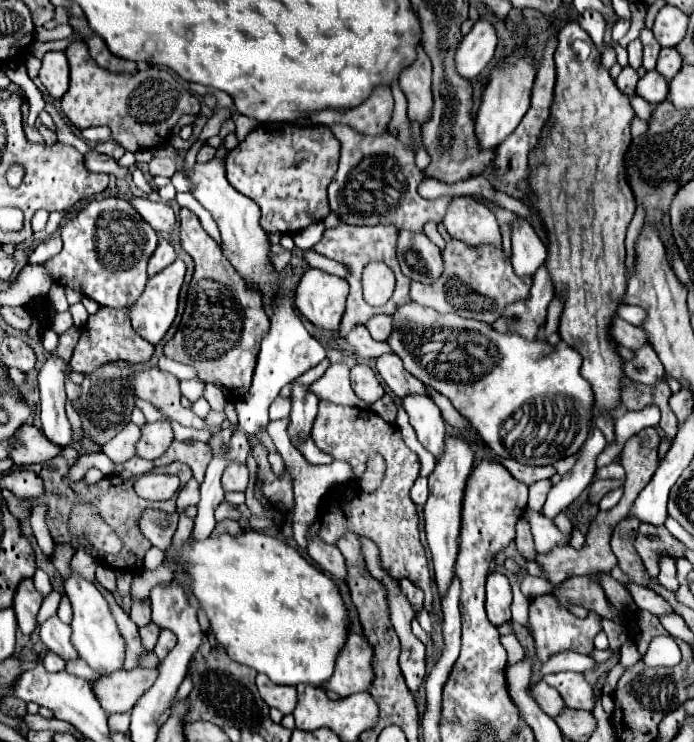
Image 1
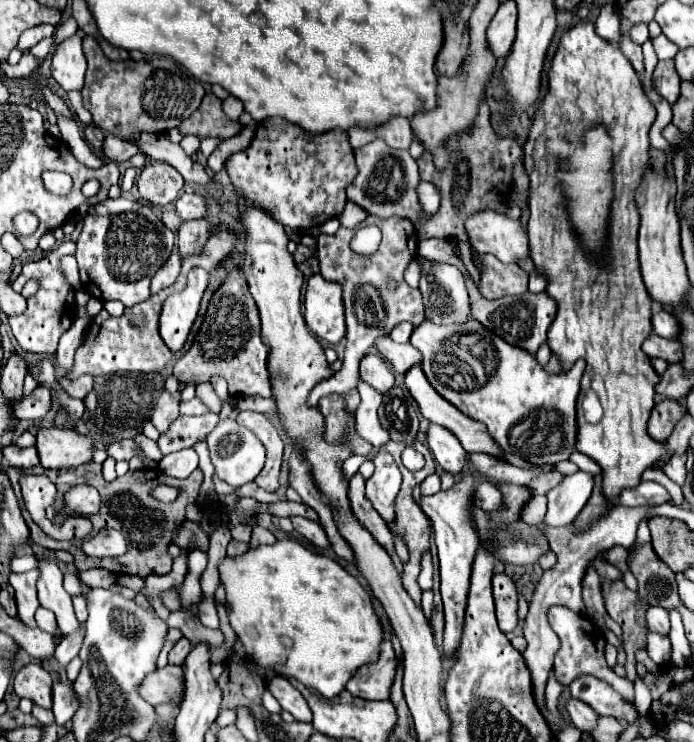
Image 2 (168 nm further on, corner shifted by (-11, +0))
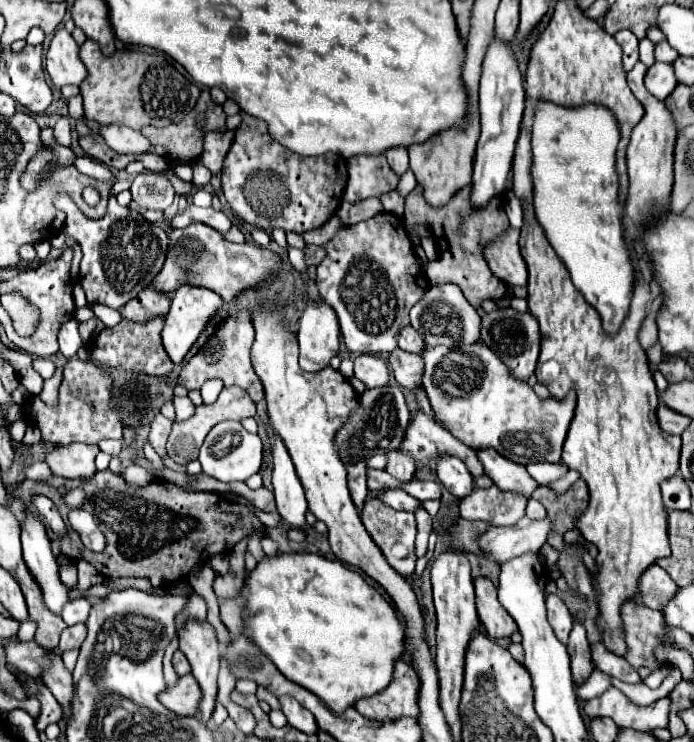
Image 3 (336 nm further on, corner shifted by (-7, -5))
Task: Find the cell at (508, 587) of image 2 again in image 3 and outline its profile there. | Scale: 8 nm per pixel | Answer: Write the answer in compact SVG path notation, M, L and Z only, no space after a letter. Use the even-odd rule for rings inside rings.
M475 578L477 614L489 638L505 638L517 630L515 620L497 600L497 588L489 578Z

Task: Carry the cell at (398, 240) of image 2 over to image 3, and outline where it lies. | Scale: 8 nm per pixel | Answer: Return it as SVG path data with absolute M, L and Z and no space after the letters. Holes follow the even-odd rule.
M379 212L365 222L341 228L323 248L325 258L317 266L315 284L339 318L347 350L351 354L379 354L397 348L397 334L409 324L409 310L429 286L423 268L417 266L403 220Z

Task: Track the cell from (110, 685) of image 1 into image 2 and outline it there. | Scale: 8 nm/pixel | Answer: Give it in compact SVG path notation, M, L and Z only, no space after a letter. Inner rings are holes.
M167 665L163 669L155 669L147 679L143 681L143 687L139 687L139 693L143 693L151 705L163 705L163 703L181 703L183 699L183 667Z

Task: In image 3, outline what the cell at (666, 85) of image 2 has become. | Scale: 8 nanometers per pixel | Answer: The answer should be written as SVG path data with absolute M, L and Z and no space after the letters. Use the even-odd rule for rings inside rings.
M655 62L645 76L645 88L657 98L657 100L665 100L677 86L677 78L673 74L673 66L671 64L661 64Z

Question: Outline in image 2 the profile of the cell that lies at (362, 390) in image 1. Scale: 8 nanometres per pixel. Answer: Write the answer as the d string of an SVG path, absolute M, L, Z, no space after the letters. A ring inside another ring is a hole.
M369 353L361 359L359 375L363 381L367 381L379 393L387 393L387 389L391 389L395 383L393 371L385 363L385 359L381 359L379 355L373 355L373 353Z

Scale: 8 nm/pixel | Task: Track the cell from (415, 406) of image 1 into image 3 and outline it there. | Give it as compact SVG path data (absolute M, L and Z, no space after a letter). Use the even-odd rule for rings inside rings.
M439 456L435 472L439 482L457 498L465 498L475 488L473 476L457 456Z

